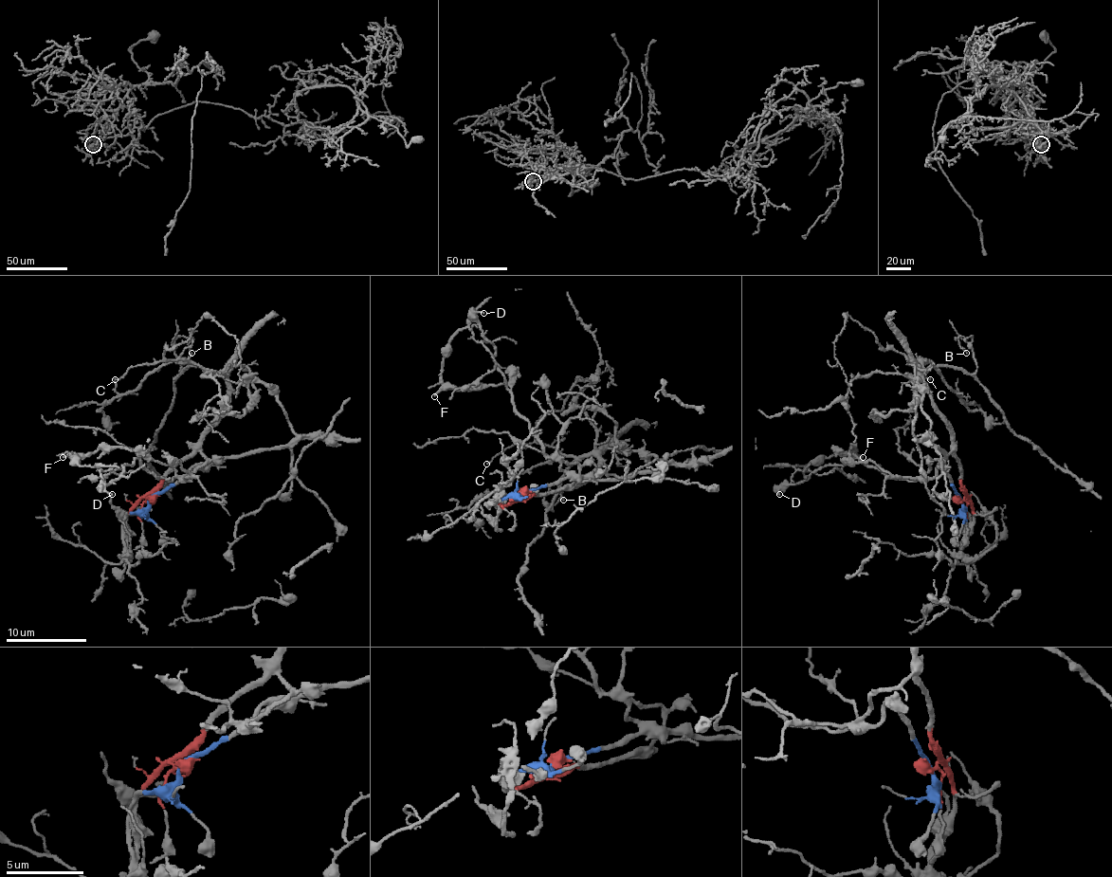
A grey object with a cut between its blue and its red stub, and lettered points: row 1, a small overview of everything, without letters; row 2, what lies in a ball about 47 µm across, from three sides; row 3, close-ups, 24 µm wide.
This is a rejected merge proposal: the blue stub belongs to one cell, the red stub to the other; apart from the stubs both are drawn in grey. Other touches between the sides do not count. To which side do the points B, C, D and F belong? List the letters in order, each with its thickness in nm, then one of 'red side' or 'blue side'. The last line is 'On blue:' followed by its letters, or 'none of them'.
B: 70 nm | red side
C: 130 nm | red side
D: 170 nm | blue side
F: 200 nm | blue side
On blue: D, F

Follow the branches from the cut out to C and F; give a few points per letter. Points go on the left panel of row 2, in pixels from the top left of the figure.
C: (151, 498), (147, 496), (193, 449), (224, 407), (227, 383), (220, 374), (175, 358), (143, 363), (115, 379)
F: (151, 498), (181, 482), (195, 467), (188, 480), (169, 480), (155, 478), (135, 451), (102, 447), (62, 458)

